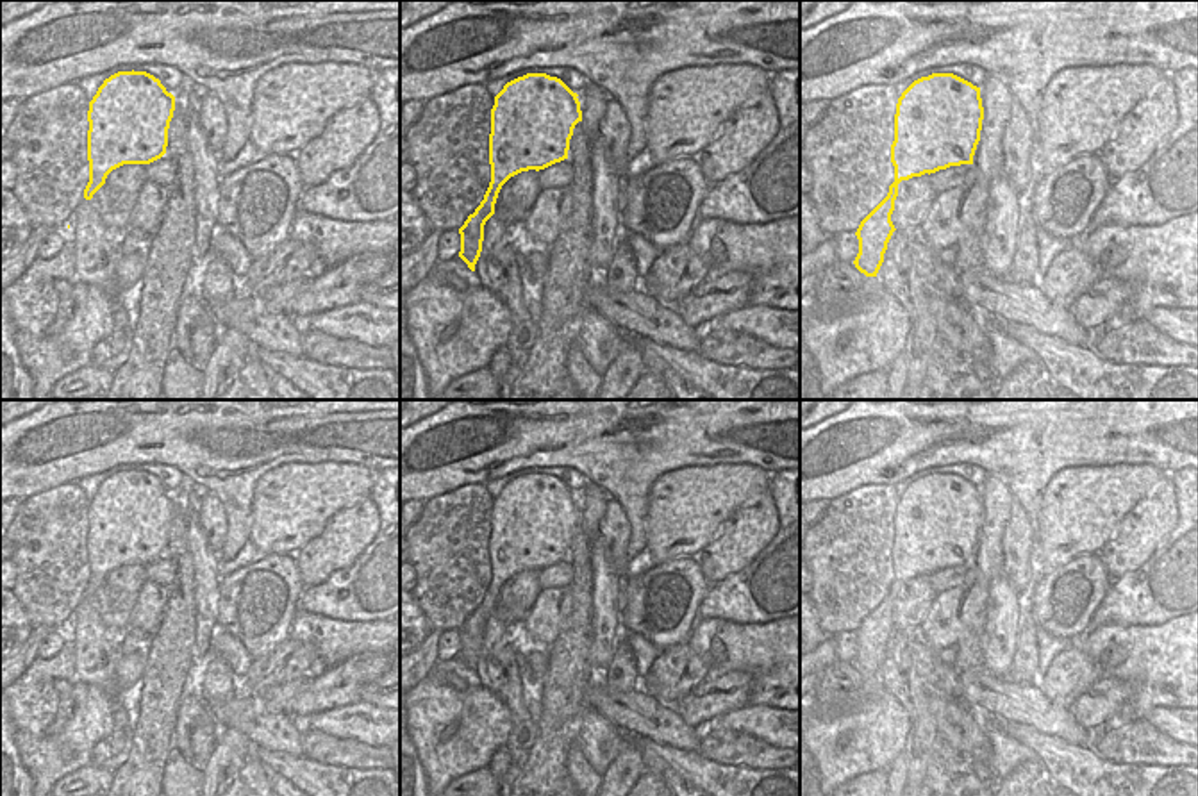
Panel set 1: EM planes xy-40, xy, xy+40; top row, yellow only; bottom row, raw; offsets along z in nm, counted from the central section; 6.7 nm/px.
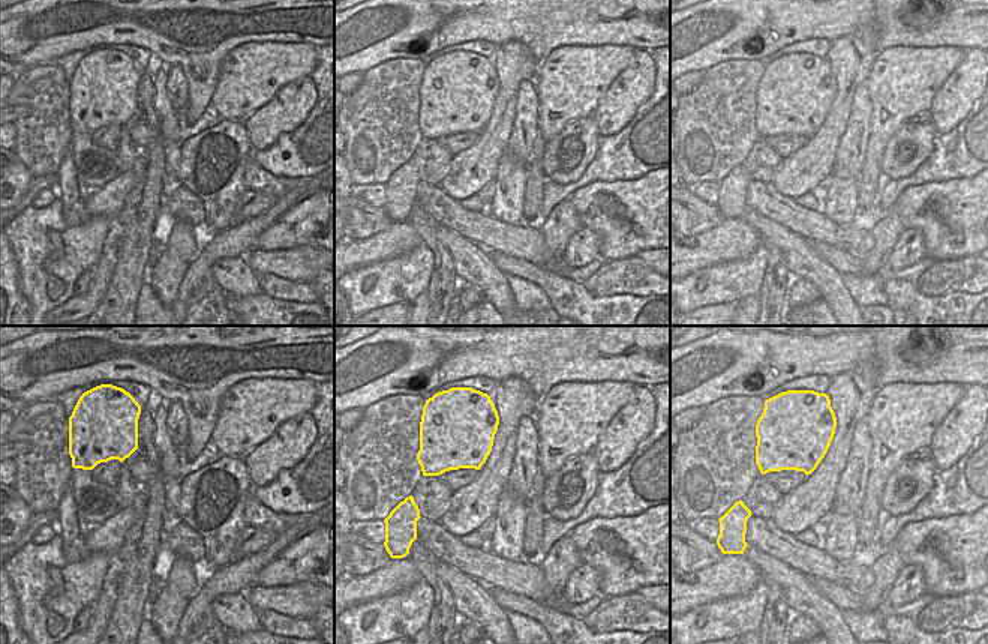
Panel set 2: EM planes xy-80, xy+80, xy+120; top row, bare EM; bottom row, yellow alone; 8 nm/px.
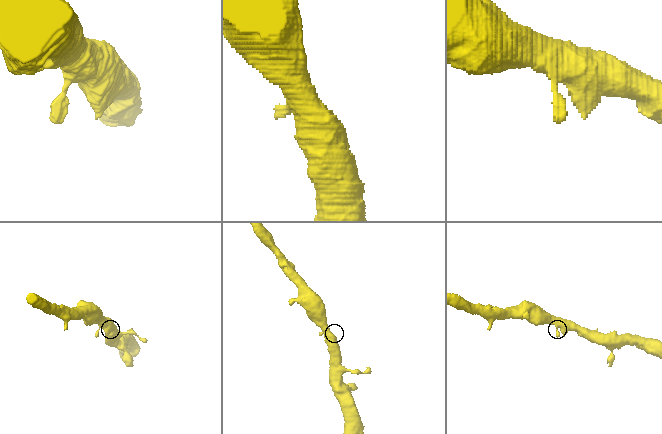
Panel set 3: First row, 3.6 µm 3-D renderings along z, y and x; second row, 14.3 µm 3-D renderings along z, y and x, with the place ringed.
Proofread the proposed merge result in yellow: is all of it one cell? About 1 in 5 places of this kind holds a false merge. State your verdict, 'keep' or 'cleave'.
keep

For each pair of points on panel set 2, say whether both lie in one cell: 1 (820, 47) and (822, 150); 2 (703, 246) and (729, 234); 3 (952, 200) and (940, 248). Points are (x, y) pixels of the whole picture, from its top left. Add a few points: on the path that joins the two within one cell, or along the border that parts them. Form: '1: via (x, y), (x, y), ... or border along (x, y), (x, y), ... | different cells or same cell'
1: border along (831, 42), (826, 57) | different cells
2: via (709, 246), (717, 246), (723, 240) | same cell
3: via (952, 212), (958, 218), (958, 233), (952, 236) | same cell

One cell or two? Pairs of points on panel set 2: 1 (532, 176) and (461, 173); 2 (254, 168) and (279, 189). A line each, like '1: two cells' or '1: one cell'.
1: two cells
2: one cell

